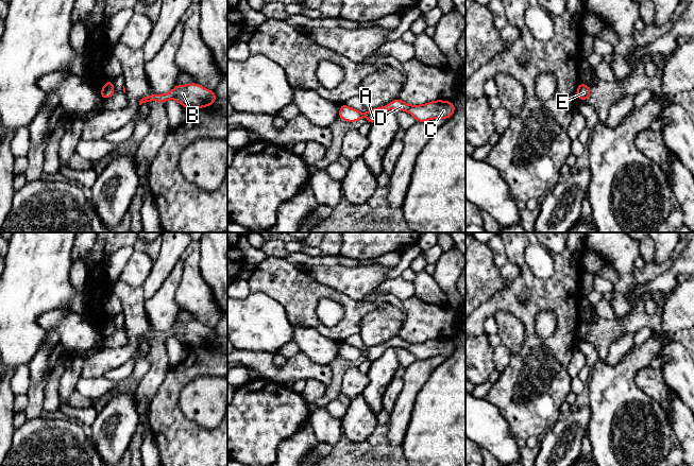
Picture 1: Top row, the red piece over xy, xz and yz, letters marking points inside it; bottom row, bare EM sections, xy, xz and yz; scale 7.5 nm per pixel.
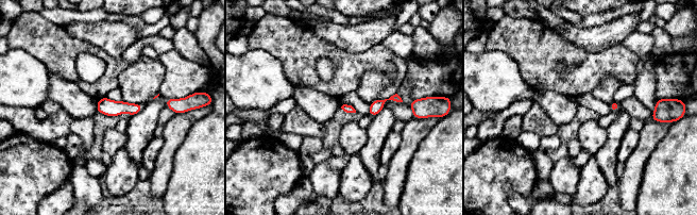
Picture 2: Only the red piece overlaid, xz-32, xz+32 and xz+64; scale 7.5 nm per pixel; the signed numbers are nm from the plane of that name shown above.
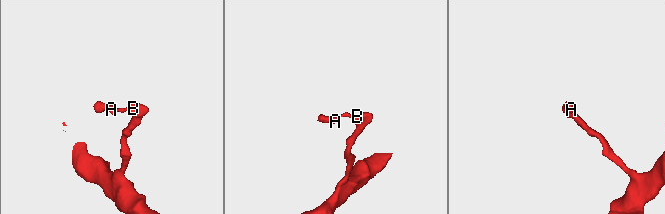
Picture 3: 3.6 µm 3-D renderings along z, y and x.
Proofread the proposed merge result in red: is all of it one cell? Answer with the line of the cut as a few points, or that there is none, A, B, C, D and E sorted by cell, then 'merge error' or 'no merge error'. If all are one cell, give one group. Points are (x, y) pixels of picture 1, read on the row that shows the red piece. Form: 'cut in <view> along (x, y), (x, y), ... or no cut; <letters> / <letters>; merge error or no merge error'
no cut; A B C D E; no merge error

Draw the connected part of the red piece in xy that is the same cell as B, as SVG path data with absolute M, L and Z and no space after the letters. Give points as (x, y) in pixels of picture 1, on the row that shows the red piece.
M191 83L188 85L176 85L168 93L152 93L147 96L140 100L139 105L151 101L166 103L170 99L176 100L185 108L201 108L213 105L216 102L217 97L214 91L208 90L197 83Z

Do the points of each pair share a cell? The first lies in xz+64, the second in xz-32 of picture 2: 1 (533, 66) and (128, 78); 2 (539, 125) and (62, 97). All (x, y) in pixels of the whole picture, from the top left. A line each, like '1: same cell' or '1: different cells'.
1: different cells
2: different cells

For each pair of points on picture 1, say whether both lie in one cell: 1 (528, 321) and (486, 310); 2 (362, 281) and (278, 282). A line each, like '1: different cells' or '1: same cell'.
1: same cell
2: different cells

